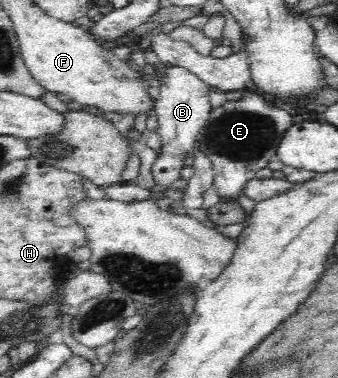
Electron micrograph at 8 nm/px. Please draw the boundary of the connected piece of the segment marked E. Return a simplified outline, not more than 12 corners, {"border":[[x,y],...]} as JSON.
{"border":[[251,90],[212,109],[197,136],[213,187],[238,199],[293,122]]}

